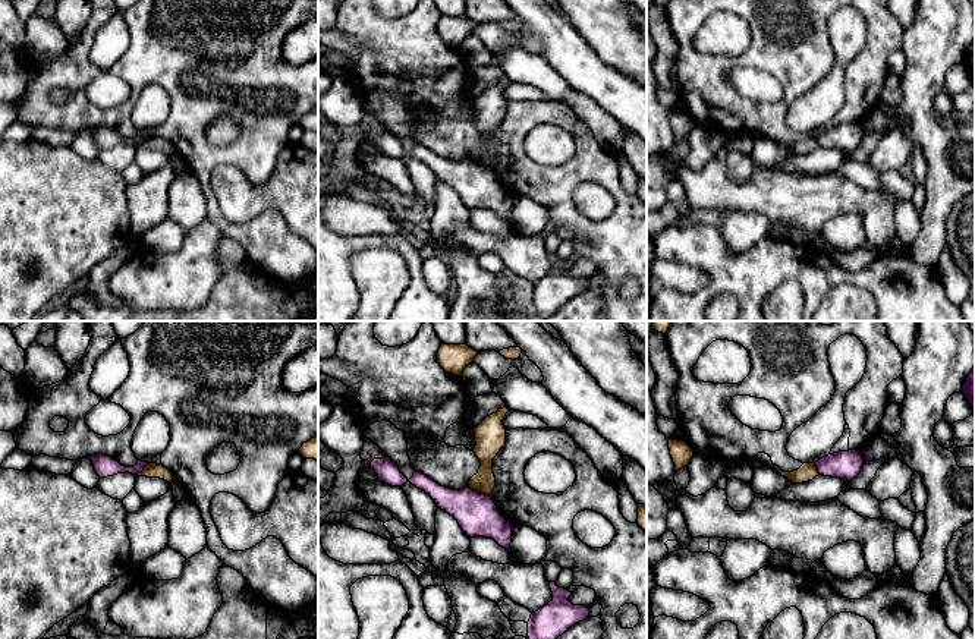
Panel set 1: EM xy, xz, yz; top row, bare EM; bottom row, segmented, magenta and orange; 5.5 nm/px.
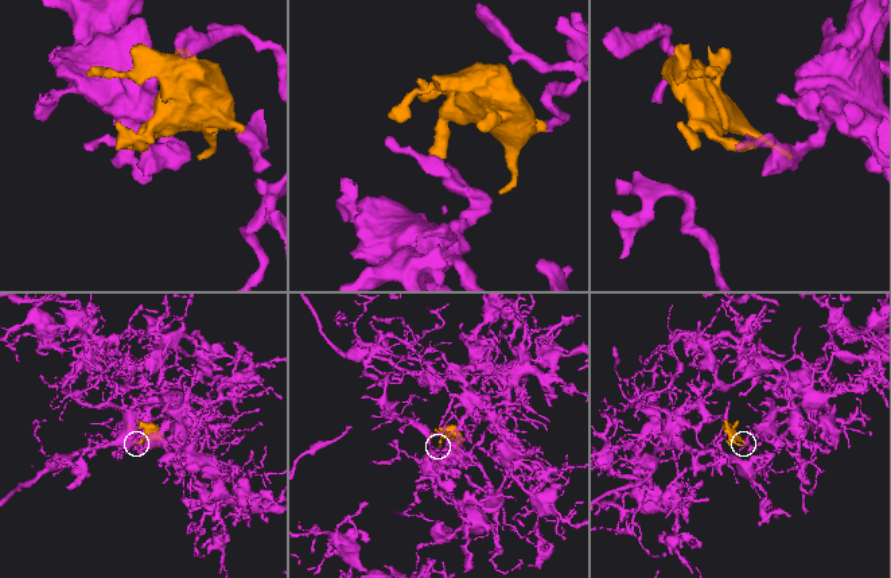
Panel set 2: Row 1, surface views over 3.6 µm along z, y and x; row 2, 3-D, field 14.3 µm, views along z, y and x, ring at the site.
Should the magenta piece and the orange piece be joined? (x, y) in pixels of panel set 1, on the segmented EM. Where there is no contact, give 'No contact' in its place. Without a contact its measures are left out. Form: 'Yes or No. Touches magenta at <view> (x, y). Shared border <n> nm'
No. Touches magenta at xz (480, 493). Shared border 140 nm

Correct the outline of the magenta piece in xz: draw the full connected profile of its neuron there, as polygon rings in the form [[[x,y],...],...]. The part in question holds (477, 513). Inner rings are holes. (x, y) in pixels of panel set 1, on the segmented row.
[[[415,472],[409,482],[425,491],[438,509],[453,516],[468,536],[491,538],[512,553],[513,526],[498,513],[491,497],[471,488],[455,491],[441,487],[421,472]]]

